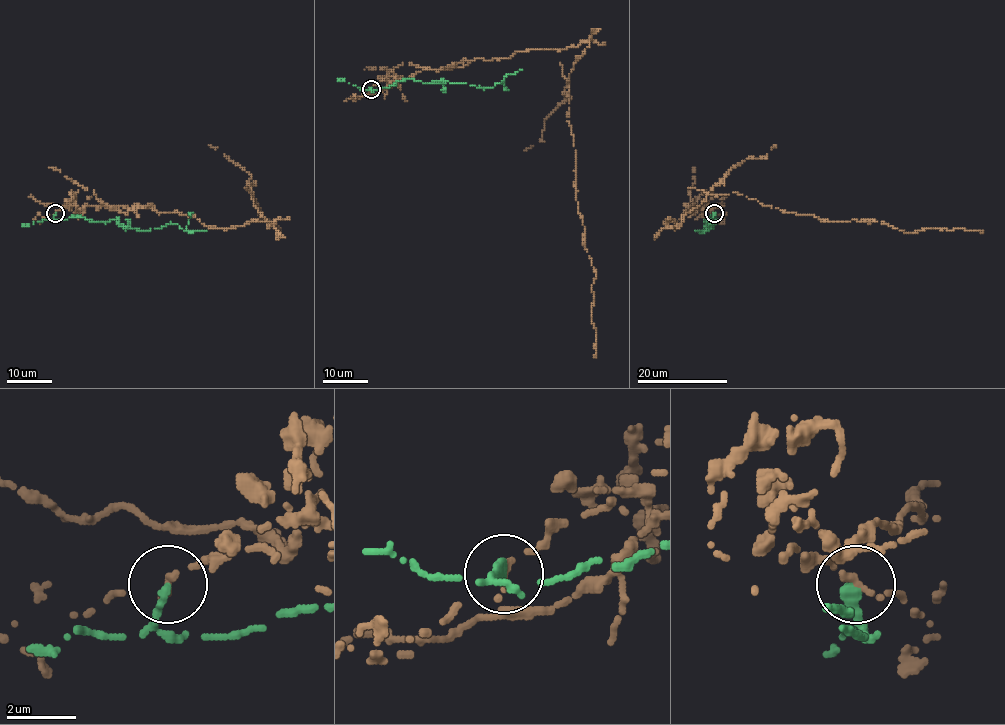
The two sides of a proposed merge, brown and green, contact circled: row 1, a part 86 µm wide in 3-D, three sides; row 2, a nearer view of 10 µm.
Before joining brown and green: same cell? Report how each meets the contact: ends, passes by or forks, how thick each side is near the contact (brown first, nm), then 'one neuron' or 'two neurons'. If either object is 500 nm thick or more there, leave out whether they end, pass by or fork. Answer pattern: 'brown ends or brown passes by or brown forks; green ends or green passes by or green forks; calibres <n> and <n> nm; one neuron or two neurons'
brown ends; green ends; calibres 240 and 320 nm; two neurons

